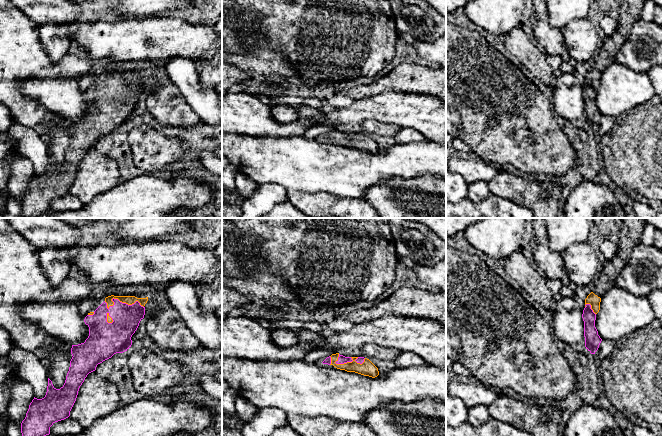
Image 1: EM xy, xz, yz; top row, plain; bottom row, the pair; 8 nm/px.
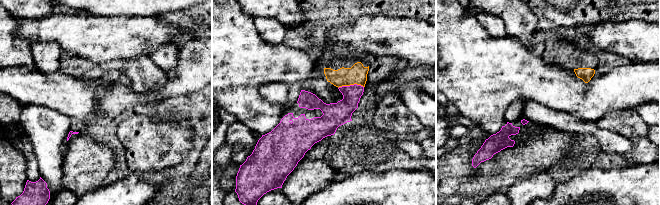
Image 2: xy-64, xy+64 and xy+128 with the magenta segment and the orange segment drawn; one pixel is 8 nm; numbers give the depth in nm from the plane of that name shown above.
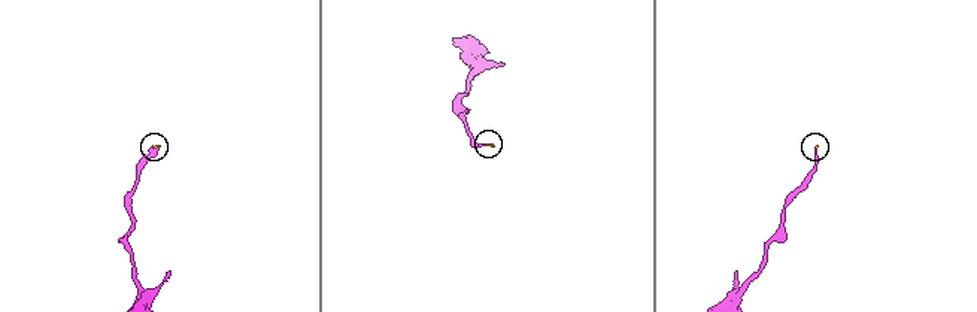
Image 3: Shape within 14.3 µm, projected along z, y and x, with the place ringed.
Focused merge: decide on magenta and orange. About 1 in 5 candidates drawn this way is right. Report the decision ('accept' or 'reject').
accept

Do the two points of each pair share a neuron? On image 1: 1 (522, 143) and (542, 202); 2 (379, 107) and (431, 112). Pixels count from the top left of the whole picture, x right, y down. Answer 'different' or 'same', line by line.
1: different
2: same

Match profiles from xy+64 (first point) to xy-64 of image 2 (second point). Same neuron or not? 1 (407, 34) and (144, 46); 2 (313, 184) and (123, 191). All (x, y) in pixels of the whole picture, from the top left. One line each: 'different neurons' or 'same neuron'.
1: same neuron
2: different neurons

